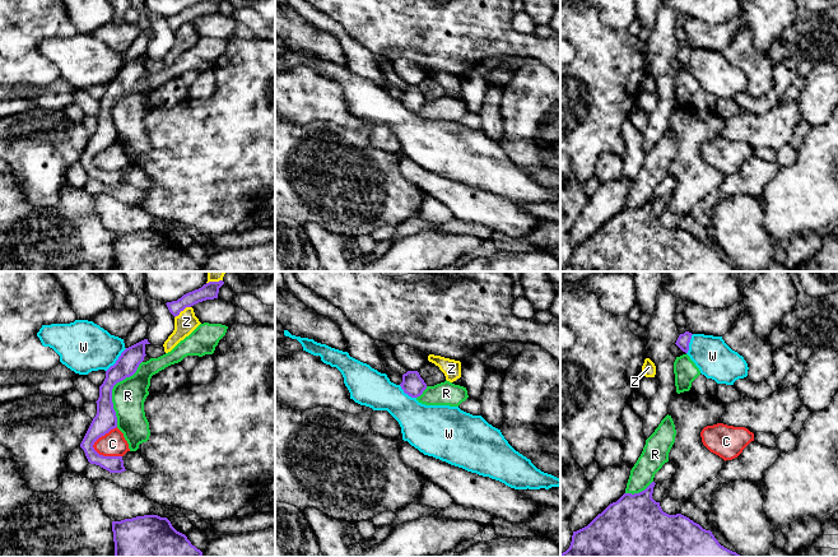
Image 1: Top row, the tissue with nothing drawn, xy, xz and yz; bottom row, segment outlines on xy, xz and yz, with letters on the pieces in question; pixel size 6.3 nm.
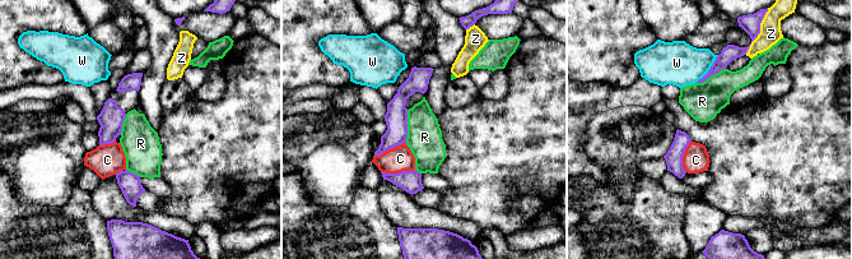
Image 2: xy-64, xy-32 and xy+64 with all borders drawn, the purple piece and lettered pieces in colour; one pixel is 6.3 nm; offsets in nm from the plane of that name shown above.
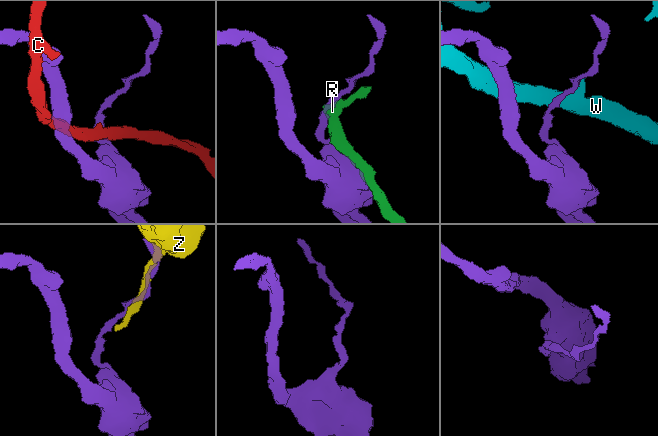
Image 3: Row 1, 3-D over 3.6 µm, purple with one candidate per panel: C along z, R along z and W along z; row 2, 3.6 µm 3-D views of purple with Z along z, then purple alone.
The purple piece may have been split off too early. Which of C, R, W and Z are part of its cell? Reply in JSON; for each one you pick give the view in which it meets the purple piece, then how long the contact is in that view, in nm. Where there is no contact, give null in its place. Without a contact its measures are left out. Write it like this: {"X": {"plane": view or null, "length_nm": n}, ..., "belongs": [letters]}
{"belongs": []}

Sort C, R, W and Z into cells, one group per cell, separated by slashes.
C / R / W / Z

